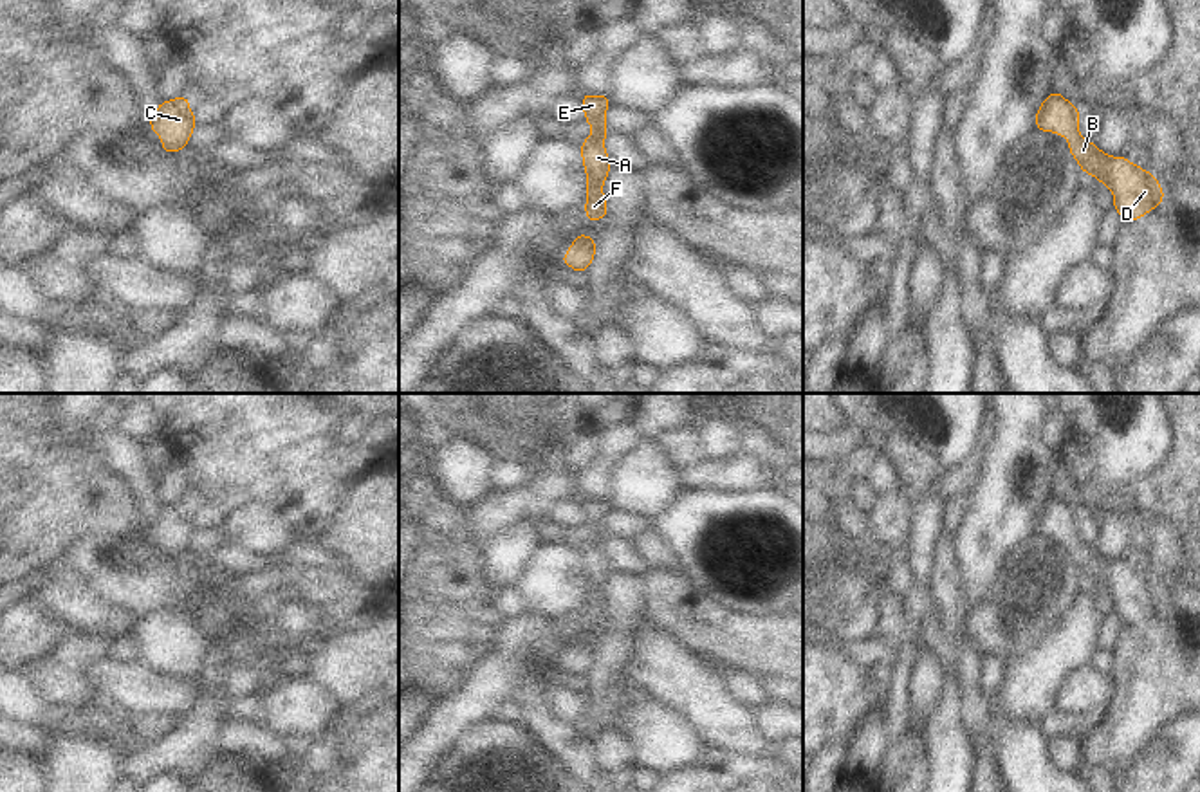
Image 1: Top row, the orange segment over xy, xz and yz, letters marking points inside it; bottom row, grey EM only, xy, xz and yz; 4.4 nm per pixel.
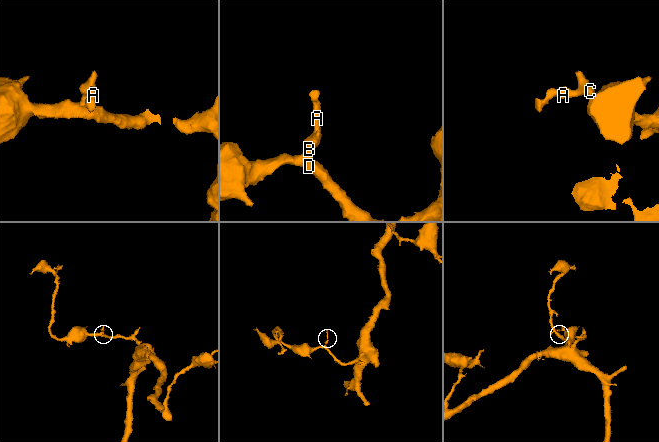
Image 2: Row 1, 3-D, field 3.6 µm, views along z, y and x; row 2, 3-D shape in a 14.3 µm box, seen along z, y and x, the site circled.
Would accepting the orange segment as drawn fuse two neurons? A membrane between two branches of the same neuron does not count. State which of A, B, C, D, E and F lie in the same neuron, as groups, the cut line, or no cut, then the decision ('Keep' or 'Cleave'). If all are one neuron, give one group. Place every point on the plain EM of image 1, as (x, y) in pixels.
Groups: A B C D E F. No split. Keep.

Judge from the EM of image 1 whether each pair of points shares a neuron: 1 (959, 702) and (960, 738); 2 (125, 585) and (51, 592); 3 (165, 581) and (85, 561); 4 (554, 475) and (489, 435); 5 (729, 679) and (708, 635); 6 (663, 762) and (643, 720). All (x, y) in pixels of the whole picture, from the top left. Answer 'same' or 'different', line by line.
1: same
2: different
3: same
4: different
5: different
6: same

